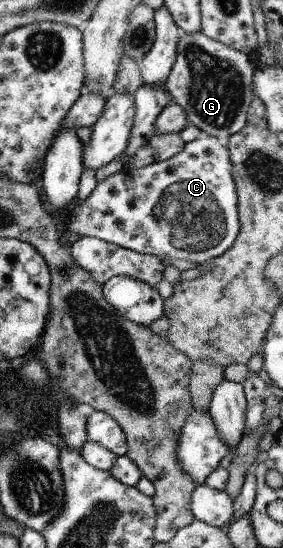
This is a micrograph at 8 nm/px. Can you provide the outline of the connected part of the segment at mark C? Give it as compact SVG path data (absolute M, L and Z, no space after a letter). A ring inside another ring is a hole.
M203 134L170 159L119 170L97 182L94 191L82 203L76 202L62 226L78 237L95 237L138 253L205 265L228 251L239 234L237 189L228 146L212 135Z

